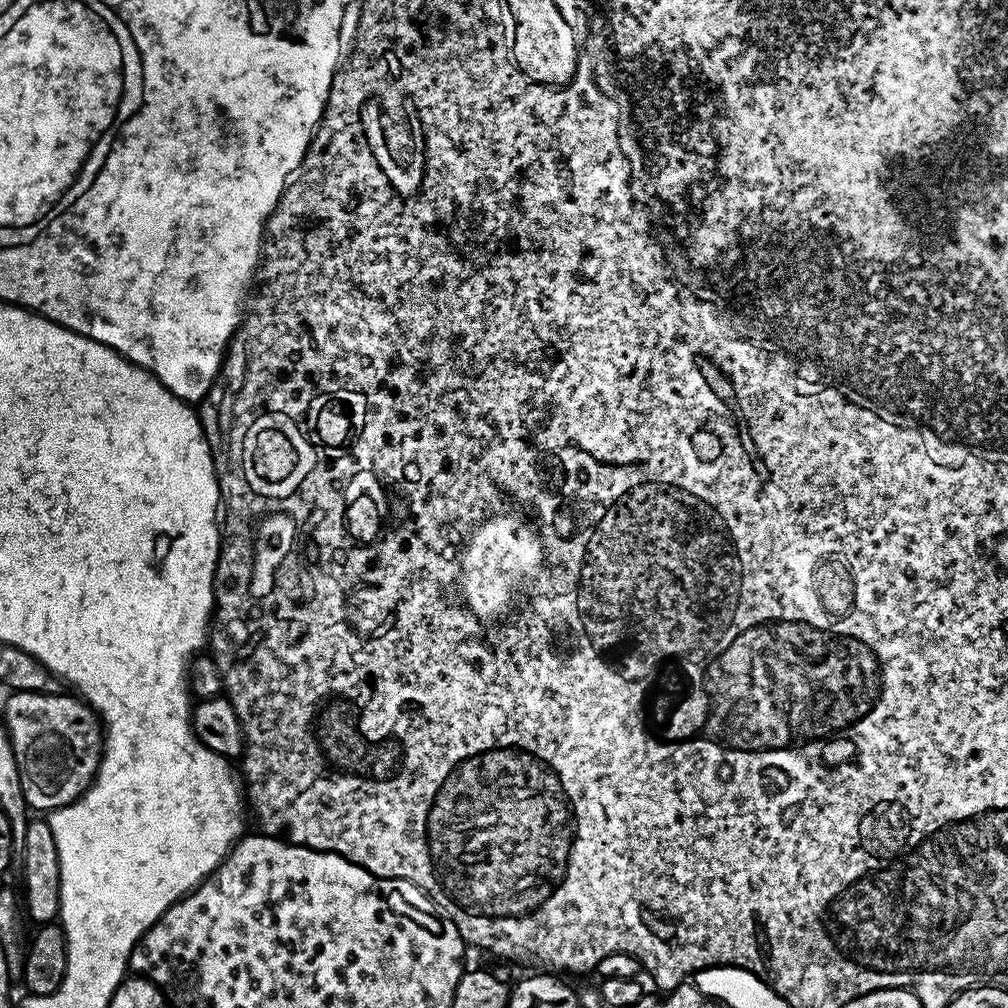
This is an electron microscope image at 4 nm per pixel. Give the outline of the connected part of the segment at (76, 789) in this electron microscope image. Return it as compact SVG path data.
M56 690L46 692L12 692L4 704L2 723L8 728L8 737L18 758L18 775L22 778L22 794L29 809L51 810L72 804L92 785L100 765L102 751L102 724L95 712L79 695L59 696Z

